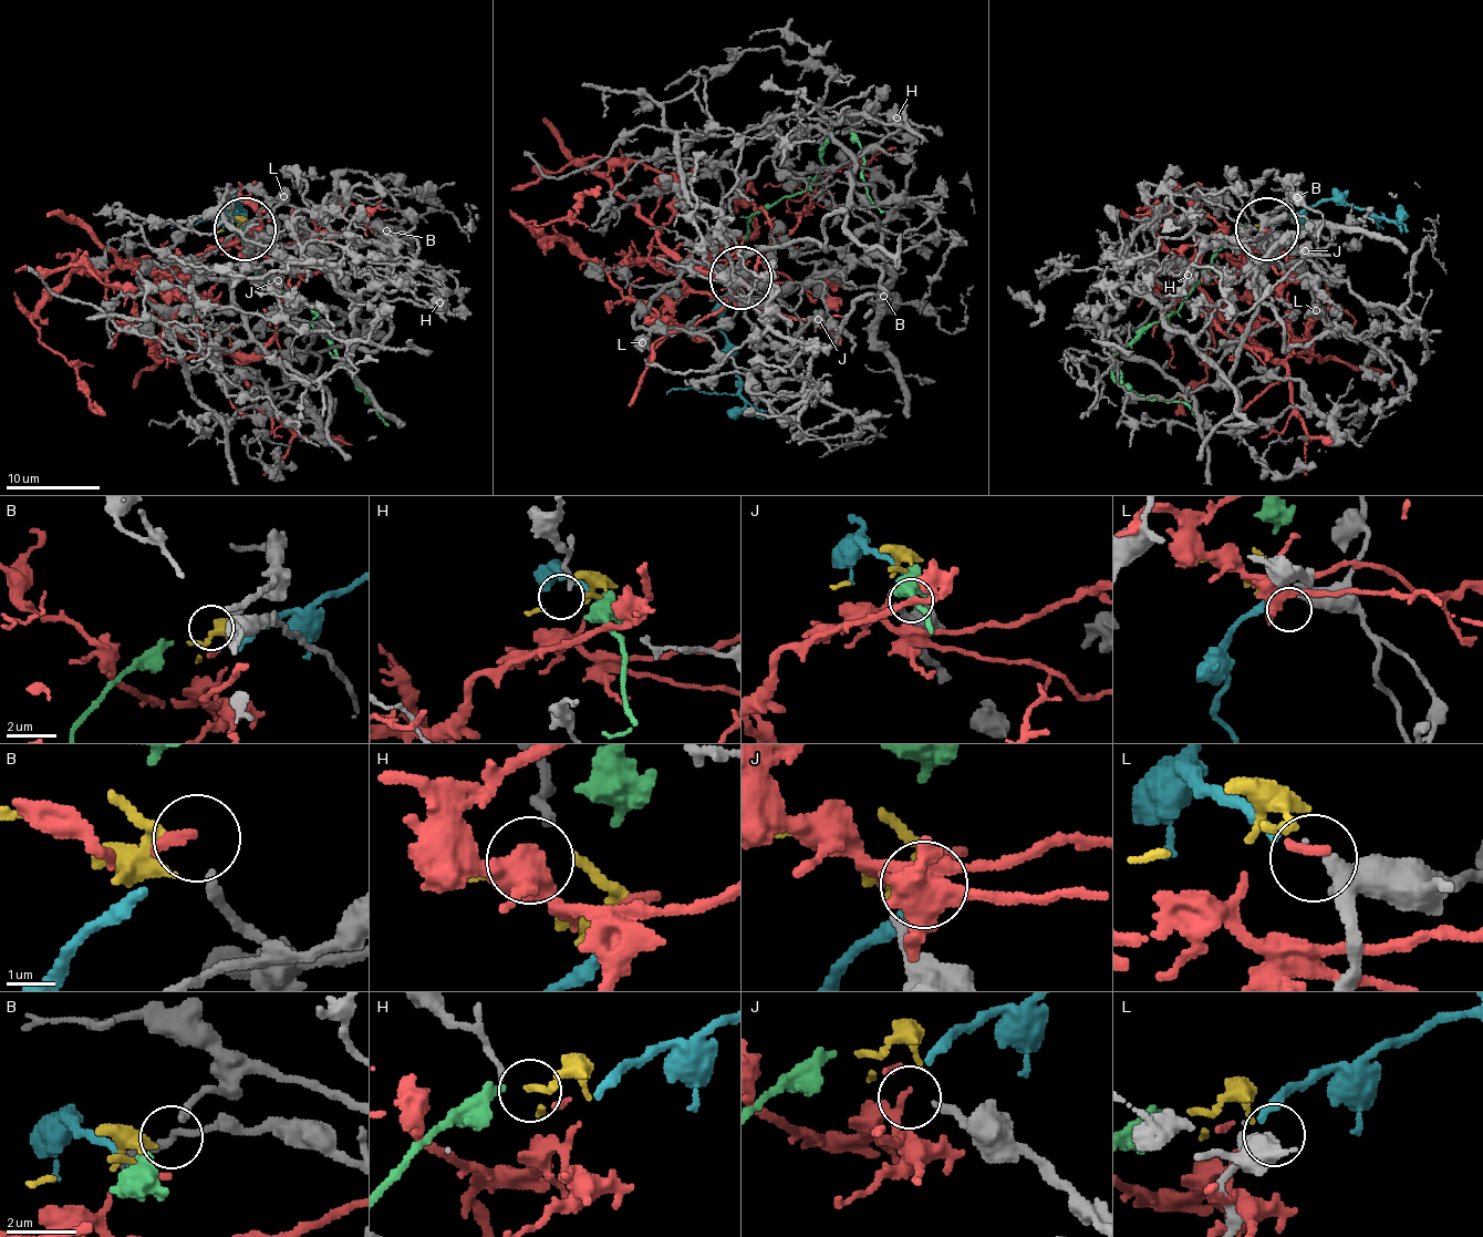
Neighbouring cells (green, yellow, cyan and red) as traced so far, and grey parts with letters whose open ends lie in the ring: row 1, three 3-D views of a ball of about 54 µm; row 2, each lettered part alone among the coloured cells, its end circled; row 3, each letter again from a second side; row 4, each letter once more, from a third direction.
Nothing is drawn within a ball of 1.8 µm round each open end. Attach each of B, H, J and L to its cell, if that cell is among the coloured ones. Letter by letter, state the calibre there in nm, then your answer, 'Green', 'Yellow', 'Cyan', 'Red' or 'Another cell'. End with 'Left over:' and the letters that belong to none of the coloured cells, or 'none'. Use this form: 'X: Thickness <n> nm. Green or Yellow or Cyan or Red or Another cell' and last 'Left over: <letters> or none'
B: Thickness 200 nm. Yellow
H: Thickness 190 nm. Another cell
J: Thickness 240 nm. Another cell
L: Thickness 260 nm. Cyan
Left over: H, J

